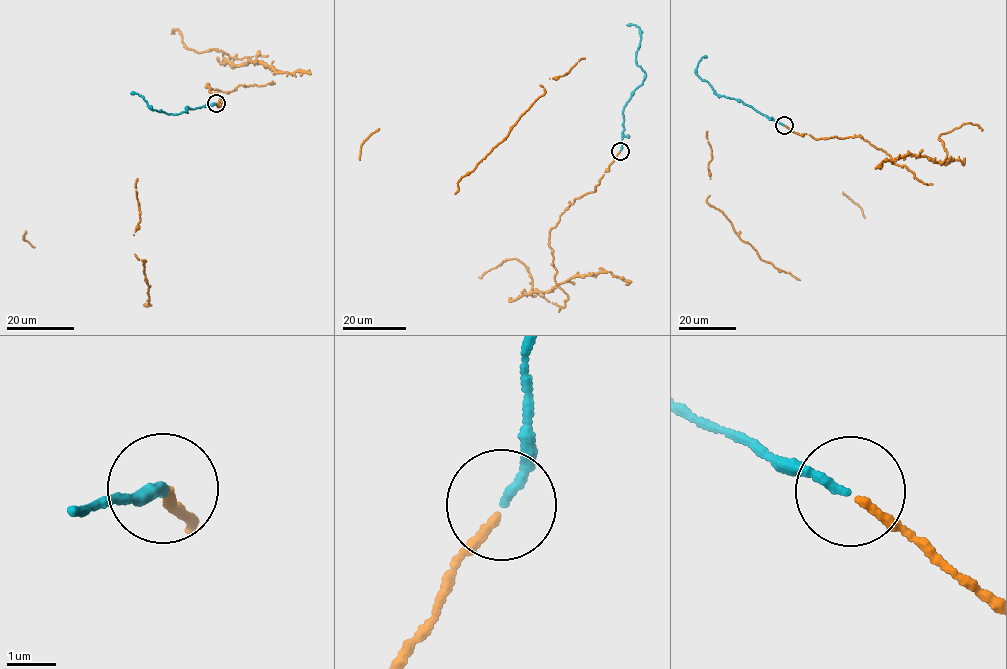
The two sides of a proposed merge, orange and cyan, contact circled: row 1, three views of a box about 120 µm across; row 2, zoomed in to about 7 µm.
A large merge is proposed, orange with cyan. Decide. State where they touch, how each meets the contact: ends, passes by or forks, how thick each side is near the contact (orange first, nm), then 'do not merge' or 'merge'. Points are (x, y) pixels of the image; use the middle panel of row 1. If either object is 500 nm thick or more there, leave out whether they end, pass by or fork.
place (620, 151); orange ends; cyan ends; calibres 150 and 160 nm; merge

